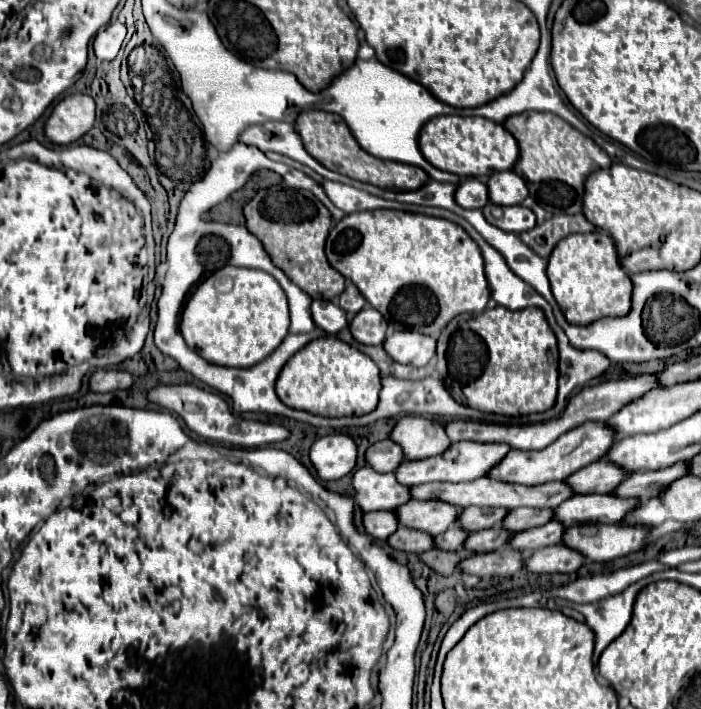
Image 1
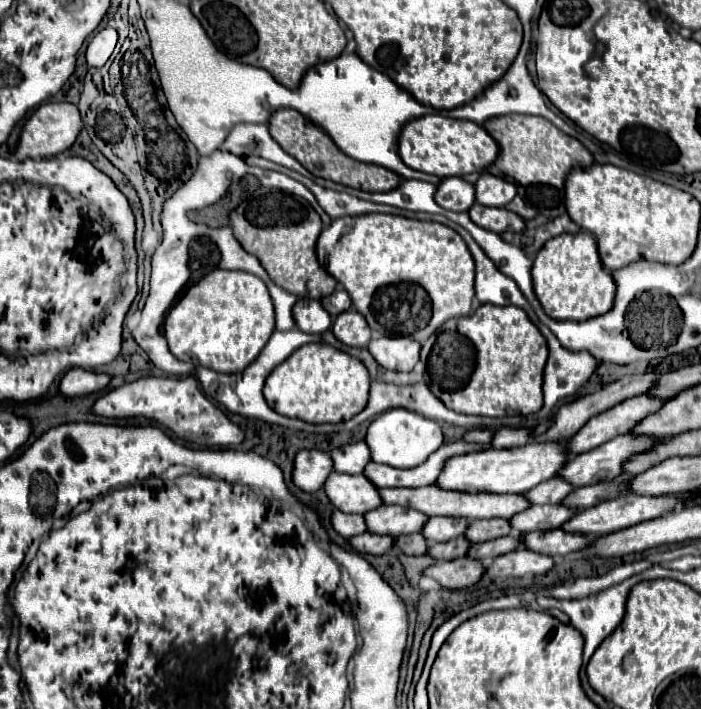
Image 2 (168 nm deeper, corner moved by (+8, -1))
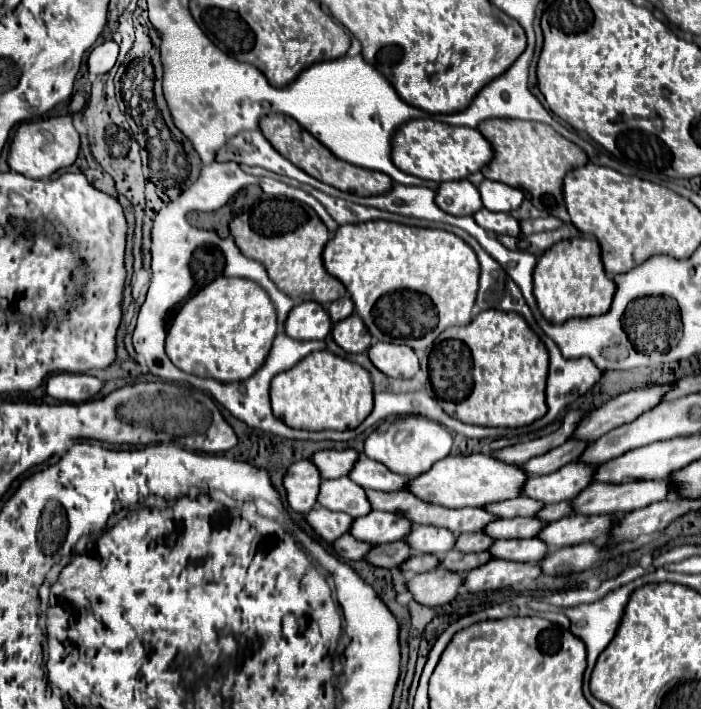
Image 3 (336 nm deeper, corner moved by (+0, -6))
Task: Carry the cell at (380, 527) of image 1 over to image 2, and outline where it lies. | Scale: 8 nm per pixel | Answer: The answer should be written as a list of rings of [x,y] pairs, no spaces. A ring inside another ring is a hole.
[[[332,511],[332,527],[338,535],[350,539],[354,535],[360,535],[366,531],[366,525],[364,525],[364,517],[362,515],[348,515],[348,513],[342,513],[342,511]]]

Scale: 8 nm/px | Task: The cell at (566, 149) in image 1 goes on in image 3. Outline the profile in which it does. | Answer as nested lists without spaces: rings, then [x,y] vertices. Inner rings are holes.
[[[494,118],[494,120],[482,122],[478,130],[494,148],[494,158],[488,166],[482,168],[482,174],[488,180],[496,180],[496,182],[504,182],[508,186],[520,188],[540,212],[556,216],[562,222],[570,222],[568,210],[564,206],[562,180],[566,172],[588,164],[586,152],[574,142],[560,136],[548,124]]]

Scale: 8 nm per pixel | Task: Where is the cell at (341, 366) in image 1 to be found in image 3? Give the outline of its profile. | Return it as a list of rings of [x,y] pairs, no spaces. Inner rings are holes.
[[[320,350],[272,380],[270,400],[278,420],[302,430],[354,430],[372,412],[372,378],[366,368]]]

